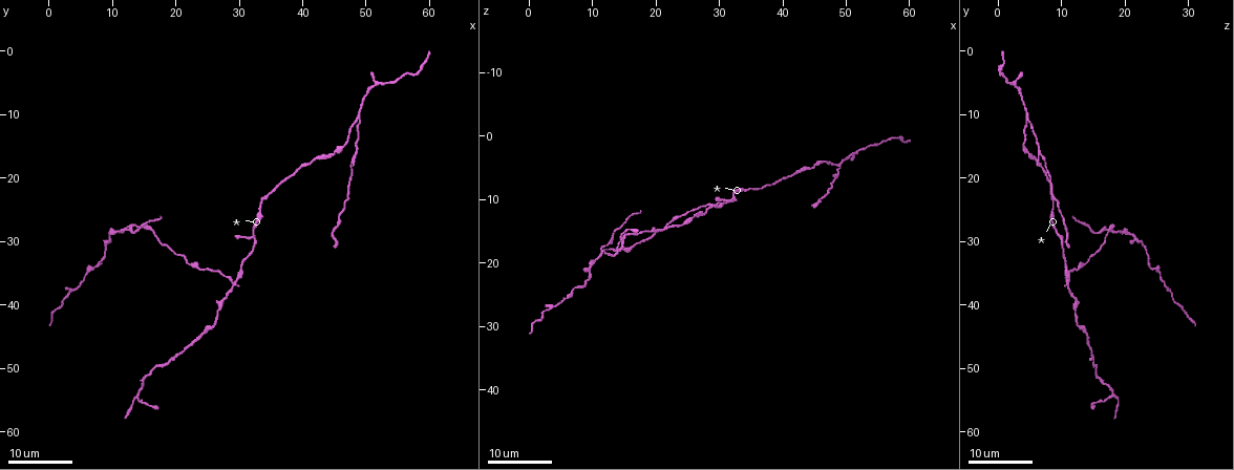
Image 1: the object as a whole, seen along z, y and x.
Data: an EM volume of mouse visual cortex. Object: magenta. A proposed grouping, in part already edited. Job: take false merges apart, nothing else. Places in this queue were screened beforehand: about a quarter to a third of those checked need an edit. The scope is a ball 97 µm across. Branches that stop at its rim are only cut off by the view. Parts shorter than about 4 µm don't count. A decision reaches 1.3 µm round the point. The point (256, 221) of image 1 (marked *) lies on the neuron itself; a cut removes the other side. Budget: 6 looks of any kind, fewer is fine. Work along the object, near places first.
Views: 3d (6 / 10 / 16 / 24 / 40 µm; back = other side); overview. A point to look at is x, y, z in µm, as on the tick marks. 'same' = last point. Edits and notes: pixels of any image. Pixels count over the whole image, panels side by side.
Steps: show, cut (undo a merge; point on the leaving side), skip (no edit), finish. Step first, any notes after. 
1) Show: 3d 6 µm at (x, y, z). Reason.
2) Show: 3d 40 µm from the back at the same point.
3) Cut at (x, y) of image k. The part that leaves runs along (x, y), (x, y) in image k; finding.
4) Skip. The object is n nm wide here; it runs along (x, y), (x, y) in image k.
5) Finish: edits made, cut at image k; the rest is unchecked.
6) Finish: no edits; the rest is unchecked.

Show: 3d 16 µm at (29.0, 36.5, 10.5). Four or more arms meet.

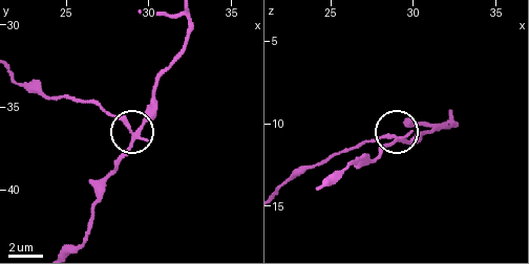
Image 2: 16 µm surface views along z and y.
Show: 3d 6 µm at (29.0, 36.6, 11.0).

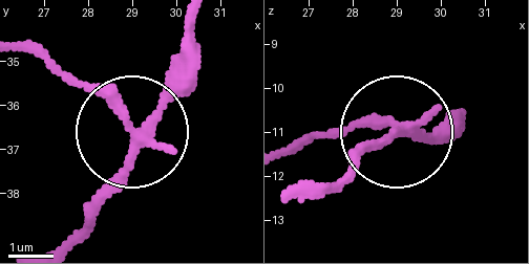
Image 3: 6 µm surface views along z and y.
Show: 3d 6 µm from the back at (29.15, 36.70, 10.95).

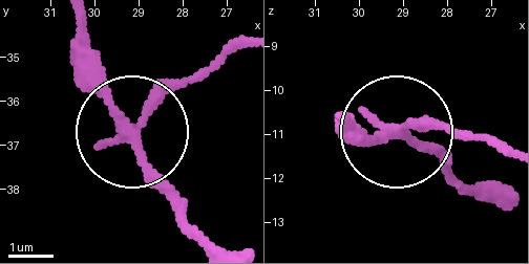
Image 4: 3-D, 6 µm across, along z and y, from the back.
Cut at (178, 85) of image 4. The part that leaves runs along (134, 128), (244, 48) in image 4; two neurons meet here.

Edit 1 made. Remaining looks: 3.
Show: overview.

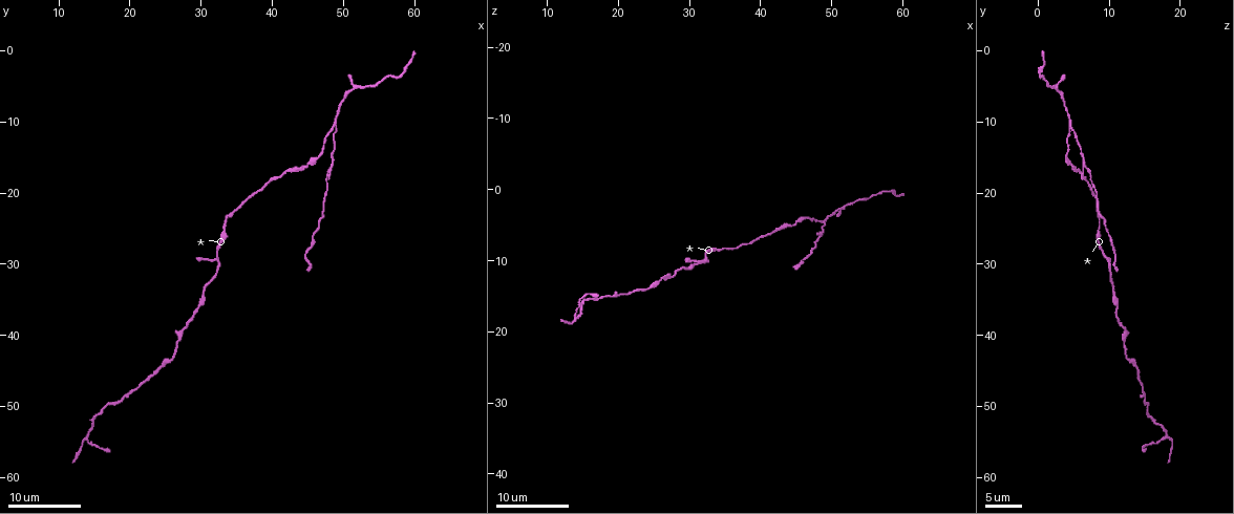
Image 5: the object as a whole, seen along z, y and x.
Show: 3d 10 µm at (32.5, 30.5, 10.5). Calibre changes.

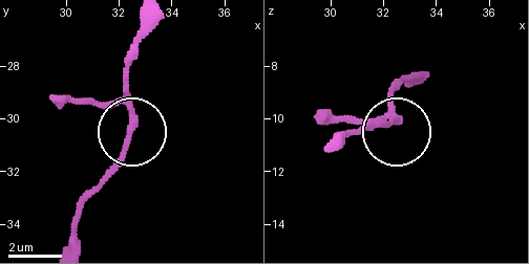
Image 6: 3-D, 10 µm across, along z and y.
Skip. It runs along (139, 38), (125, 76), (132, 131), (123, 157), (101, 182) in image 6; one neuron here.

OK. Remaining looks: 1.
Finish: edits made, cut at image 4; the rest is unchecked.

